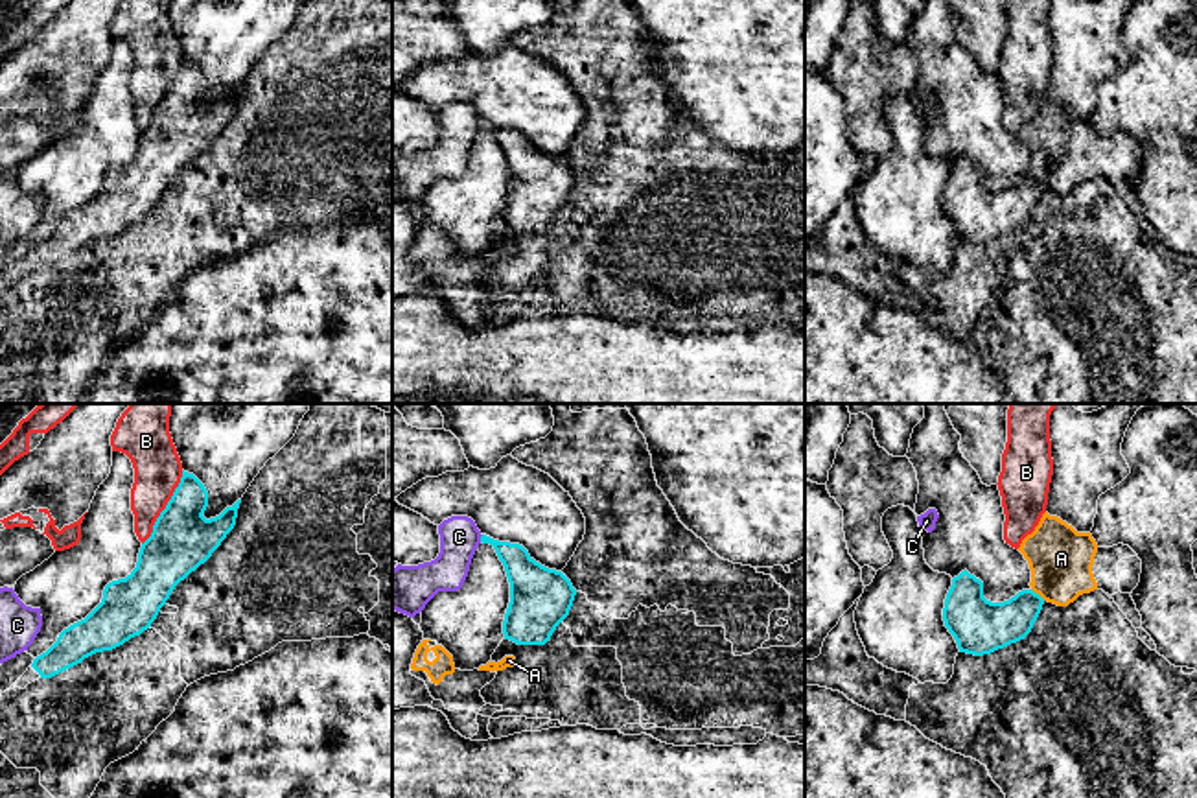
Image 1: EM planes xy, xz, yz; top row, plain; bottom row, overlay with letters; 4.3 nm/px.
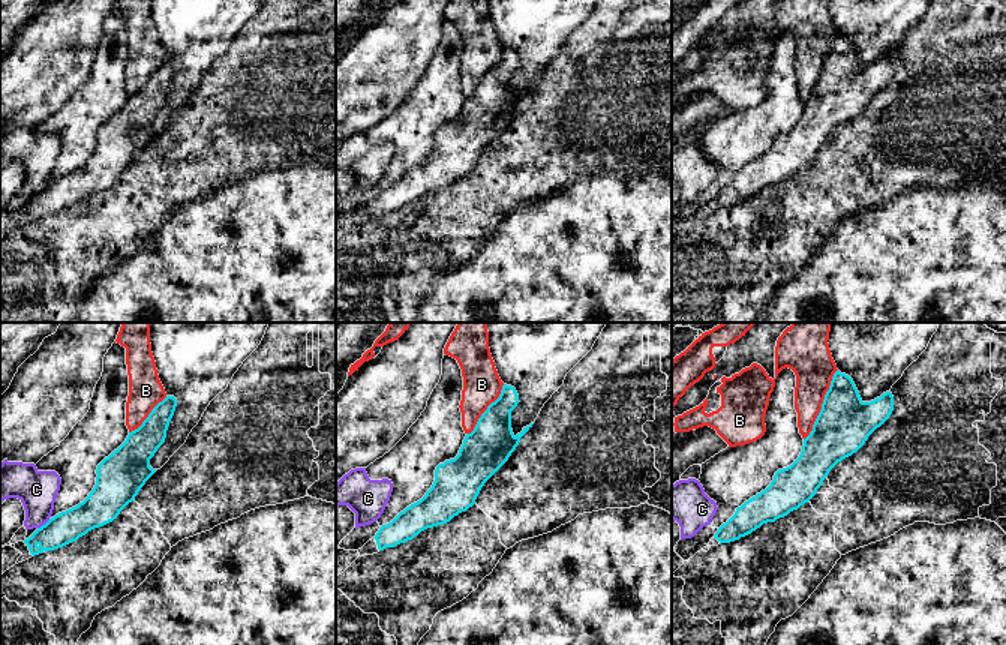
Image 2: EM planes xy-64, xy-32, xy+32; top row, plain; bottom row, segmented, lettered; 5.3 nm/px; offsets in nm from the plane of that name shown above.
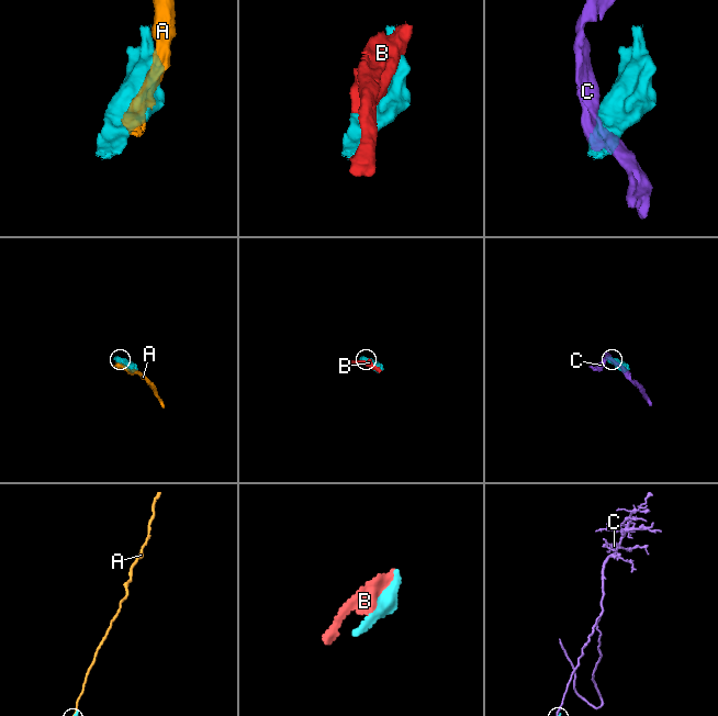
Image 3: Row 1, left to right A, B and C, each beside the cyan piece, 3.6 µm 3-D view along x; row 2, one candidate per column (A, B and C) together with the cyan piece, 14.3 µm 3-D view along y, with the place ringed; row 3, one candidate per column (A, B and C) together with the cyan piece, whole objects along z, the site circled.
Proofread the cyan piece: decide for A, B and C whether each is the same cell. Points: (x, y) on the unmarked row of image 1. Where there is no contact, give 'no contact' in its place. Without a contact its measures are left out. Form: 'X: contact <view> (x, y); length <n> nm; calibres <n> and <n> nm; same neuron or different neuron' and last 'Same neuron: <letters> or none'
A: contact yz (1037, 181); length 80 nm; calibres 200 and 280 nm; different neuron
B: contact xy (166, 94); length 380 nm; calibres 280 and 200 nm; different neuron
C: contact xz (481, 126); length 40 nm; calibres 160 and 180 nm; different neuron
Same neuron: none

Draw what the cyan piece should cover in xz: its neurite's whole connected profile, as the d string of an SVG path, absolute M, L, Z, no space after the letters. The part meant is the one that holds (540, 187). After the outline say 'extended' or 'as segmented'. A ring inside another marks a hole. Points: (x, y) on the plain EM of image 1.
M486 122L481 129L495 136L510 170L505 227L517 232L545 232L569 203L576 182L571 168L562 158L536 149L519 131L499 129Z; as segmented

